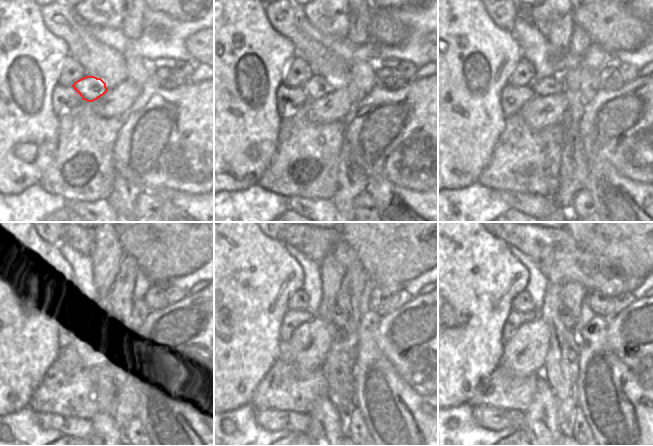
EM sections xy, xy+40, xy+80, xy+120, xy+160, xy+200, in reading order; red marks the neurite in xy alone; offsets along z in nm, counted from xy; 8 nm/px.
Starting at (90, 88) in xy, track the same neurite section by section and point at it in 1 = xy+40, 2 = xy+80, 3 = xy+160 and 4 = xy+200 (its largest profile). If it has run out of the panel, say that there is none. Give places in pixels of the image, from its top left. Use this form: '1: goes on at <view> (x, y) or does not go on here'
1: goes on at xy+40 (315, 87)
2: goes on at xy+80 (551, 85)
3: goes on at xy+160 (339, 318)
4: goes on at xy+200 (567, 318)

